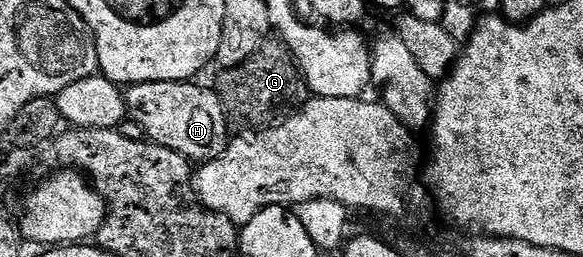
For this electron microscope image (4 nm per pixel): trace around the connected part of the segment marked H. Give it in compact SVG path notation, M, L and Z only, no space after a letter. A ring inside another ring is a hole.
M171 80L134 84L124 92L124 101L128 116L146 130L151 143L174 150L189 162L207 162L228 149L230 121L220 93L196 83L200 82Z

